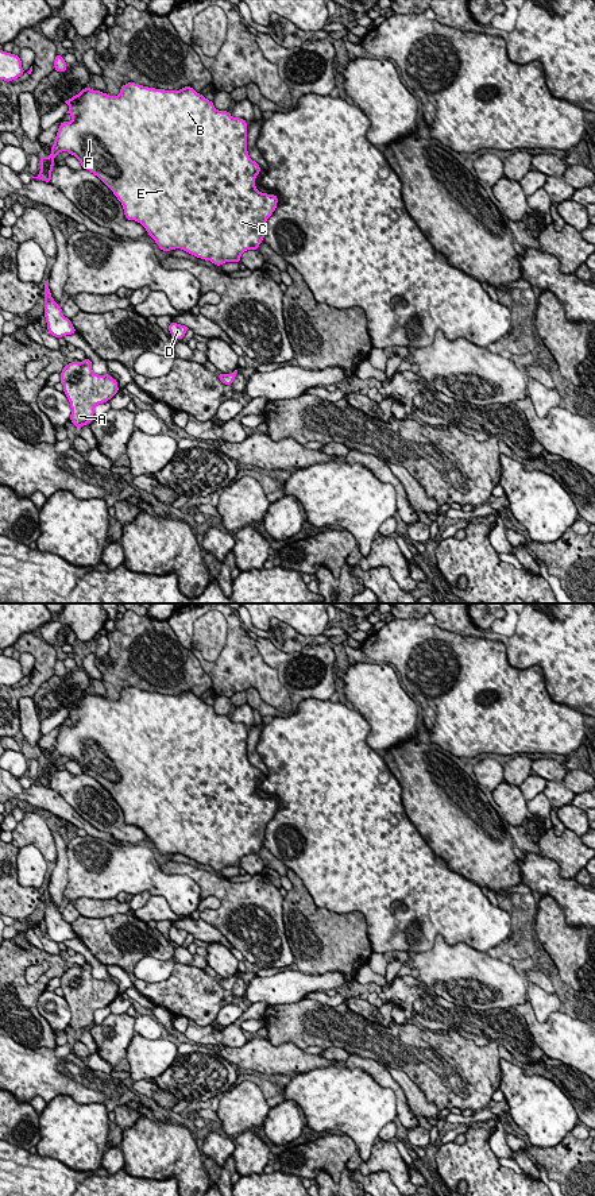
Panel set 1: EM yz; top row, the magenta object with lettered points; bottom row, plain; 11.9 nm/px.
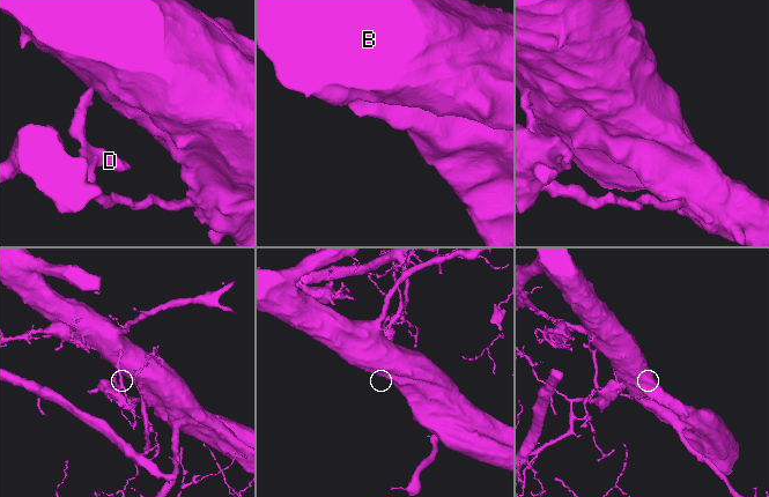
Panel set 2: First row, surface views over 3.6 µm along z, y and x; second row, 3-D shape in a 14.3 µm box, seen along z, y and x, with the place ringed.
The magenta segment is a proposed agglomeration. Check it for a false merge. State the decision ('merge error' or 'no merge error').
merge error

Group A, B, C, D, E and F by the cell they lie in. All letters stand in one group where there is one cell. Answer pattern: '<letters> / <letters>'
A D / B C E F

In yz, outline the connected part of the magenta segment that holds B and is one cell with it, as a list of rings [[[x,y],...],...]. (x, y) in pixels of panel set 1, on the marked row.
[[[127,82],[120,88],[117,96],[109,96],[89,86],[84,88],[78,94],[65,101],[69,105],[72,121],[61,121],[51,153],[58,155],[61,151],[67,151],[74,155],[82,169],[97,175],[121,202],[127,220],[140,223],[148,235],[155,240],[159,248],[165,252],[181,248],[200,259],[210,261],[216,266],[225,262],[240,263],[240,255],[247,250],[258,250],[266,236],[266,221],[274,213],[278,197],[275,194],[260,193],[255,188],[255,178],[260,173],[260,166],[252,161],[247,151],[247,121],[242,117],[232,117],[228,111],[217,111],[213,101],[209,101],[201,93],[197,93],[192,86],[185,86],[179,90],[165,90]]]

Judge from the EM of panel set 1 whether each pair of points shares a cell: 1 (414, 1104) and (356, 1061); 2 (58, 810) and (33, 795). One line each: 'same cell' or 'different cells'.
1: different cells
2: same cell

